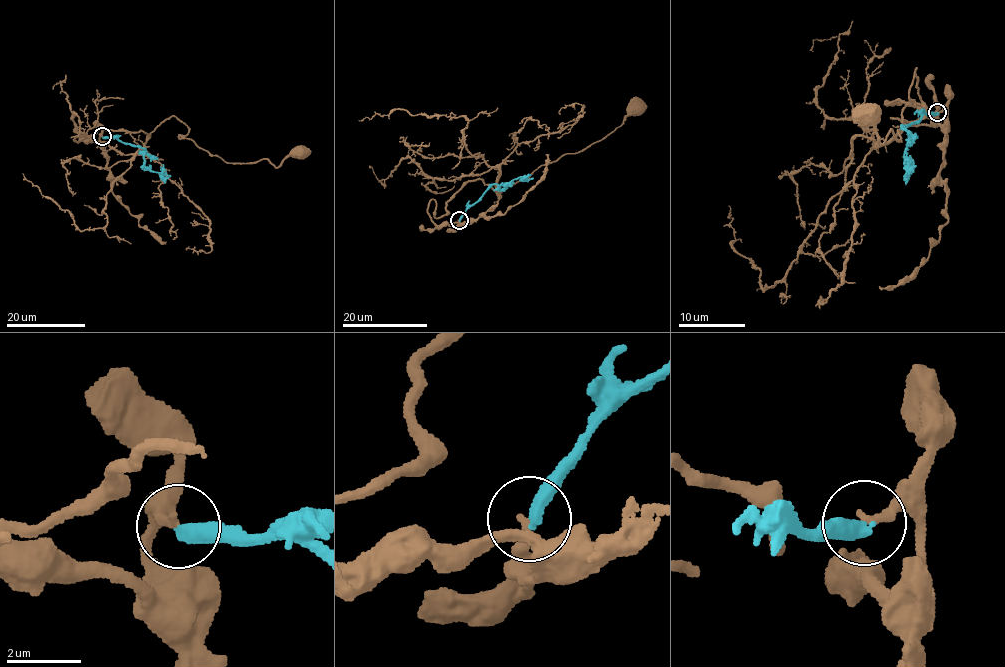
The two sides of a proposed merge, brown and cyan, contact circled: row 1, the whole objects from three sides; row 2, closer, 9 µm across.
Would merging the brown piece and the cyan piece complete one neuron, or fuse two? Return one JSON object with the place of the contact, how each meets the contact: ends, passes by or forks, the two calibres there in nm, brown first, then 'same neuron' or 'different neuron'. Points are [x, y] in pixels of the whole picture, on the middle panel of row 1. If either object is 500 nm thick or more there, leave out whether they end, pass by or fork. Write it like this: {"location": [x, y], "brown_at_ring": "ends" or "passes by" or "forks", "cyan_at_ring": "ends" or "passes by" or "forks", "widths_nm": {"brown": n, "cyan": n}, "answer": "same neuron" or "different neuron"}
{"location": [459, 220], "brown_at_ring": "ends", "cyan_at_ring": "ends", "widths_nm": {"brown": 260, "cyan": 360}, "answer": "different neuron"}

